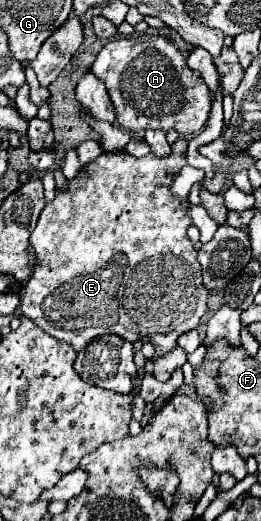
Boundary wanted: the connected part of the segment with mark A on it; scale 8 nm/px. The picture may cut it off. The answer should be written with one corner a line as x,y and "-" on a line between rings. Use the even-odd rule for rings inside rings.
131,35
109,41
95,57
91,73
105,81
107,93
115,105
117,123
129,133
141,135
147,129
177,131
195,135
205,127
211,111
211,91
203,77
187,67
179,45
167,37

